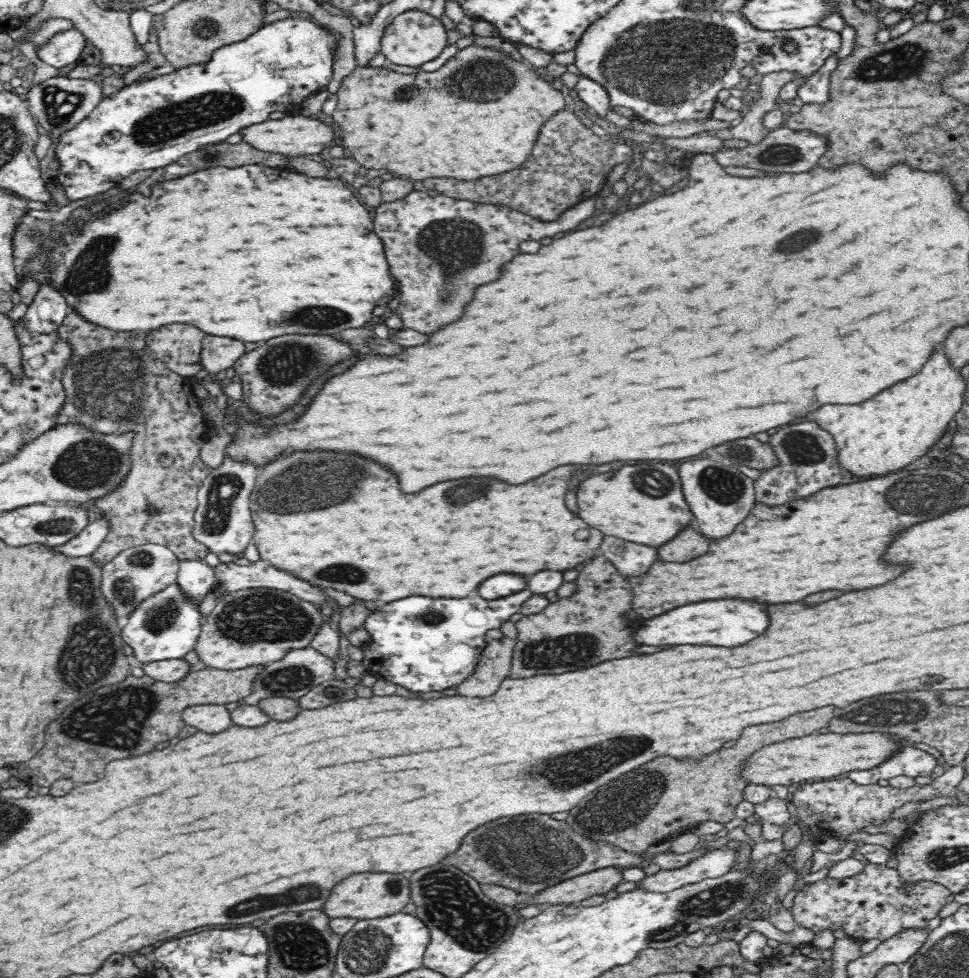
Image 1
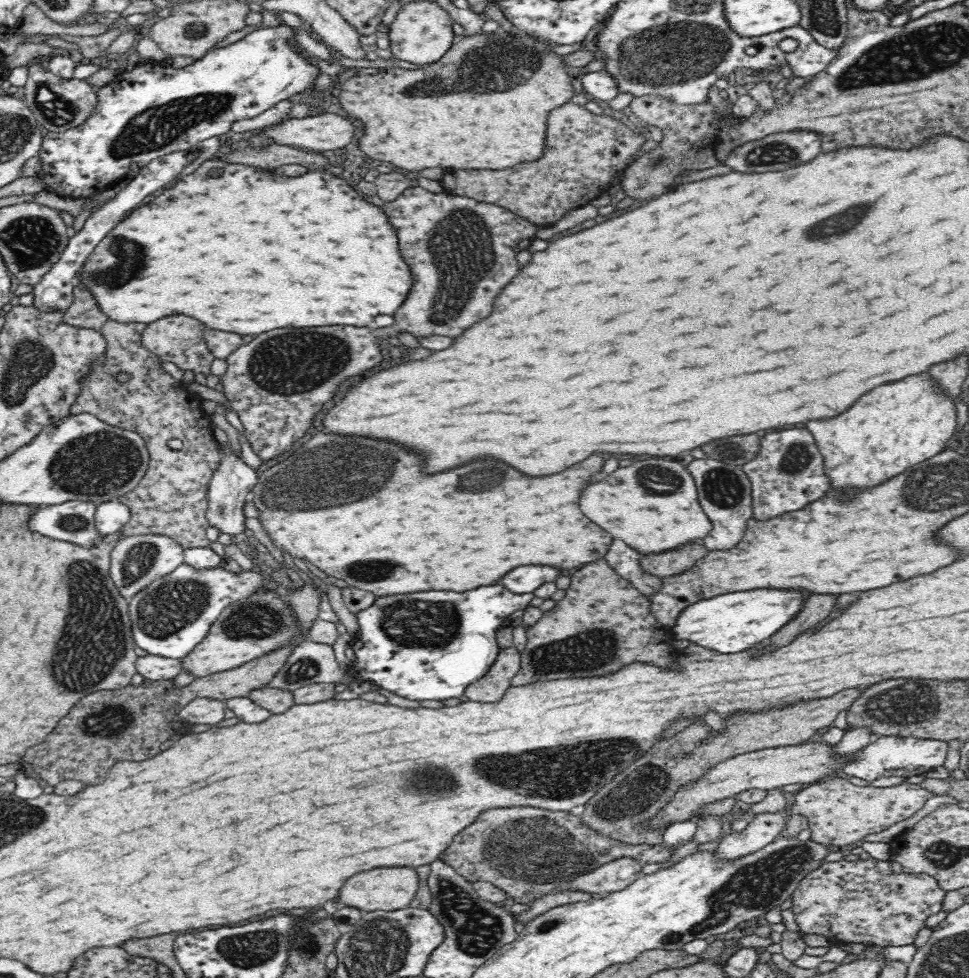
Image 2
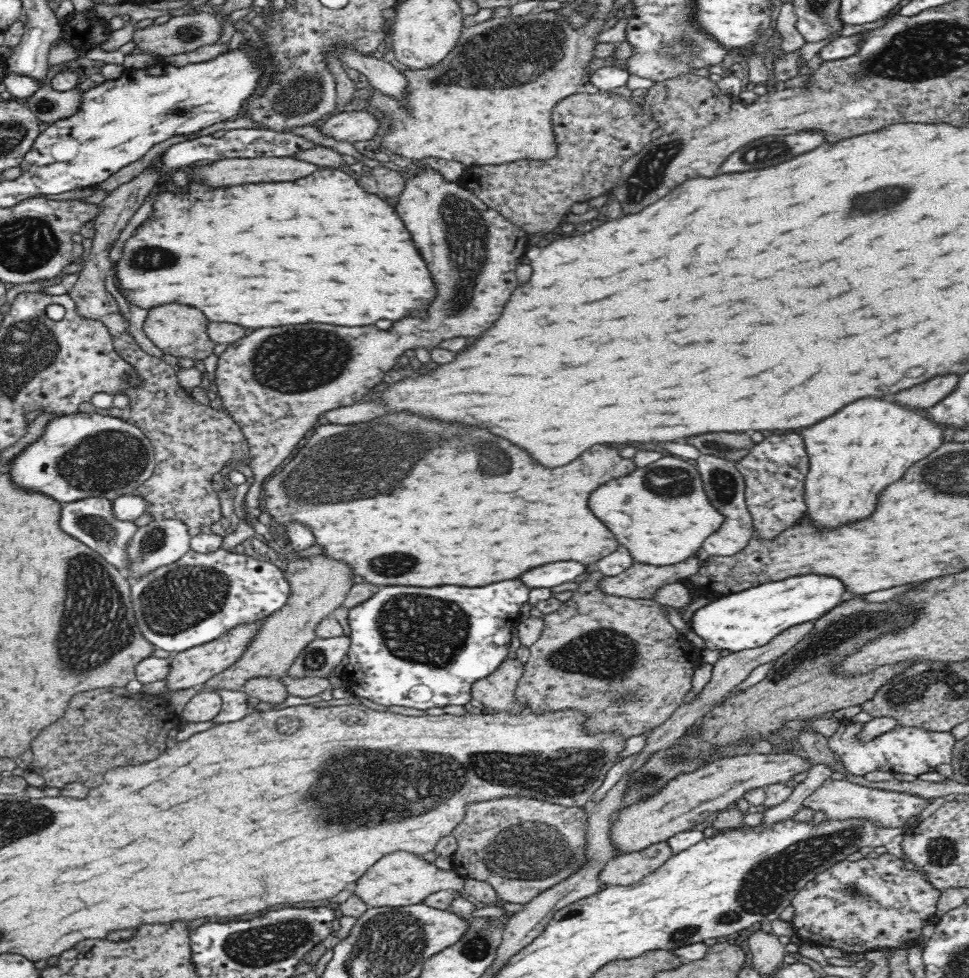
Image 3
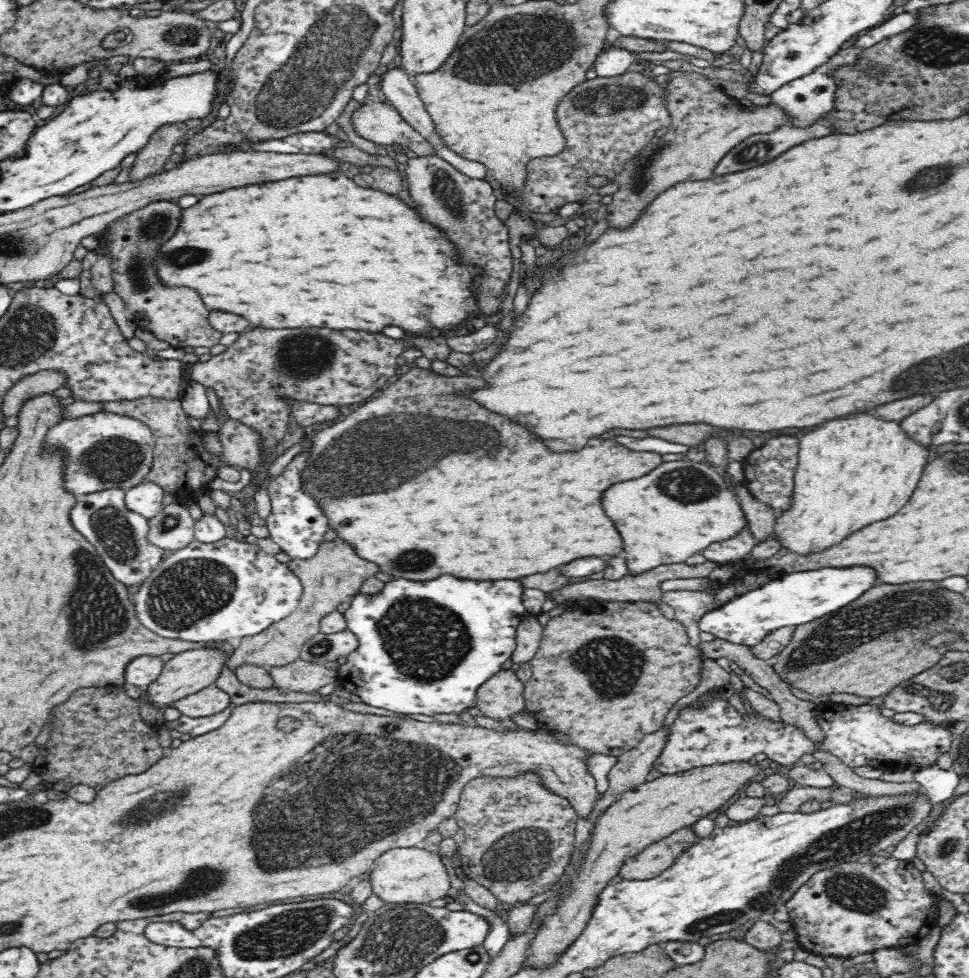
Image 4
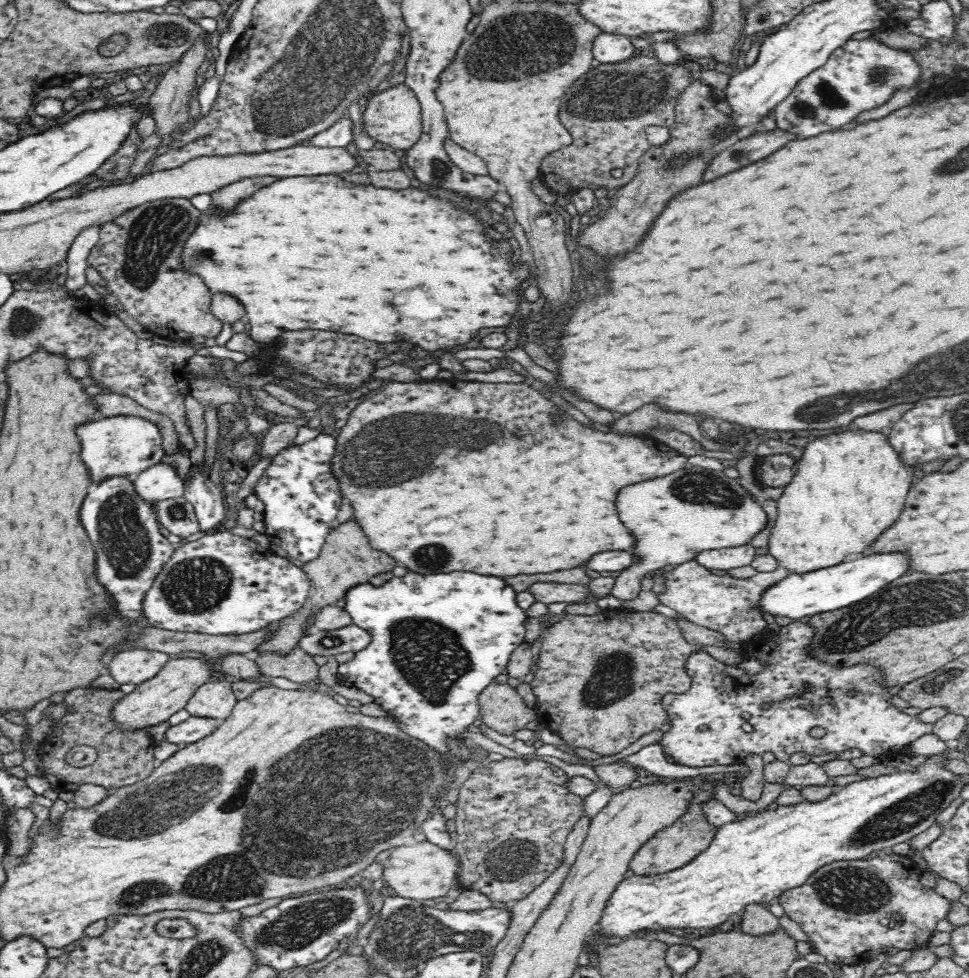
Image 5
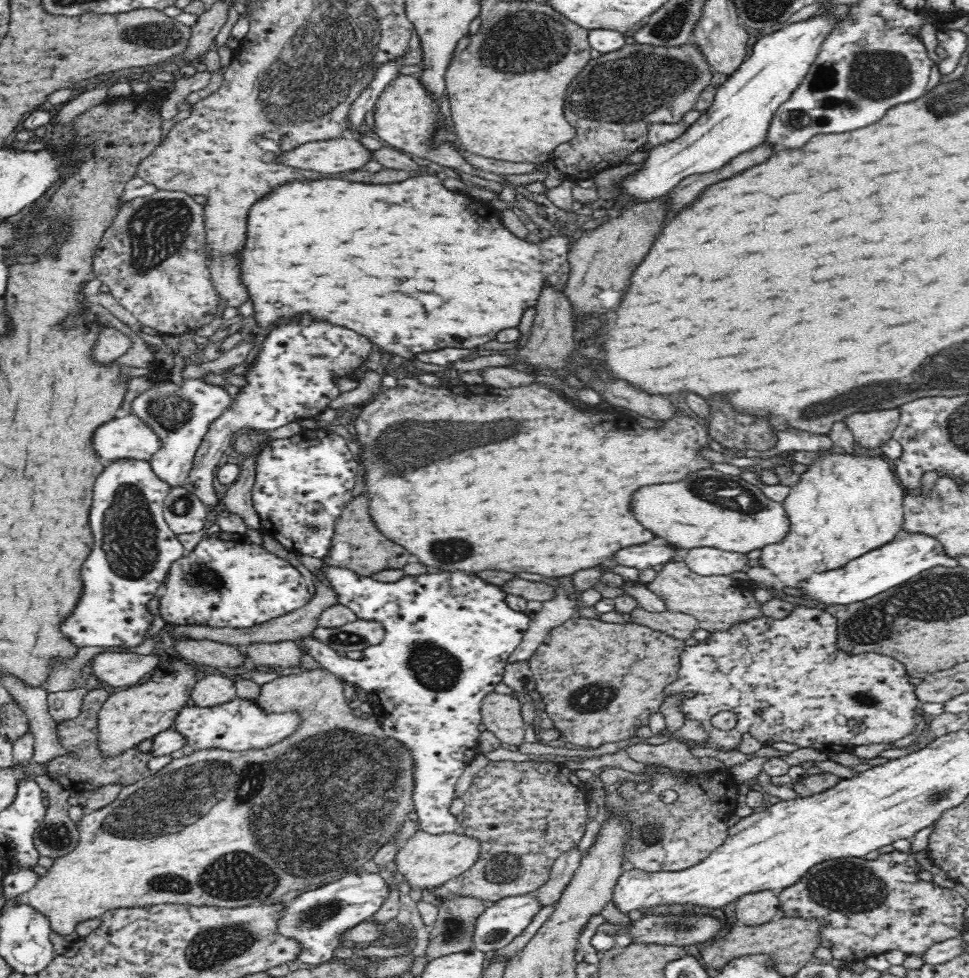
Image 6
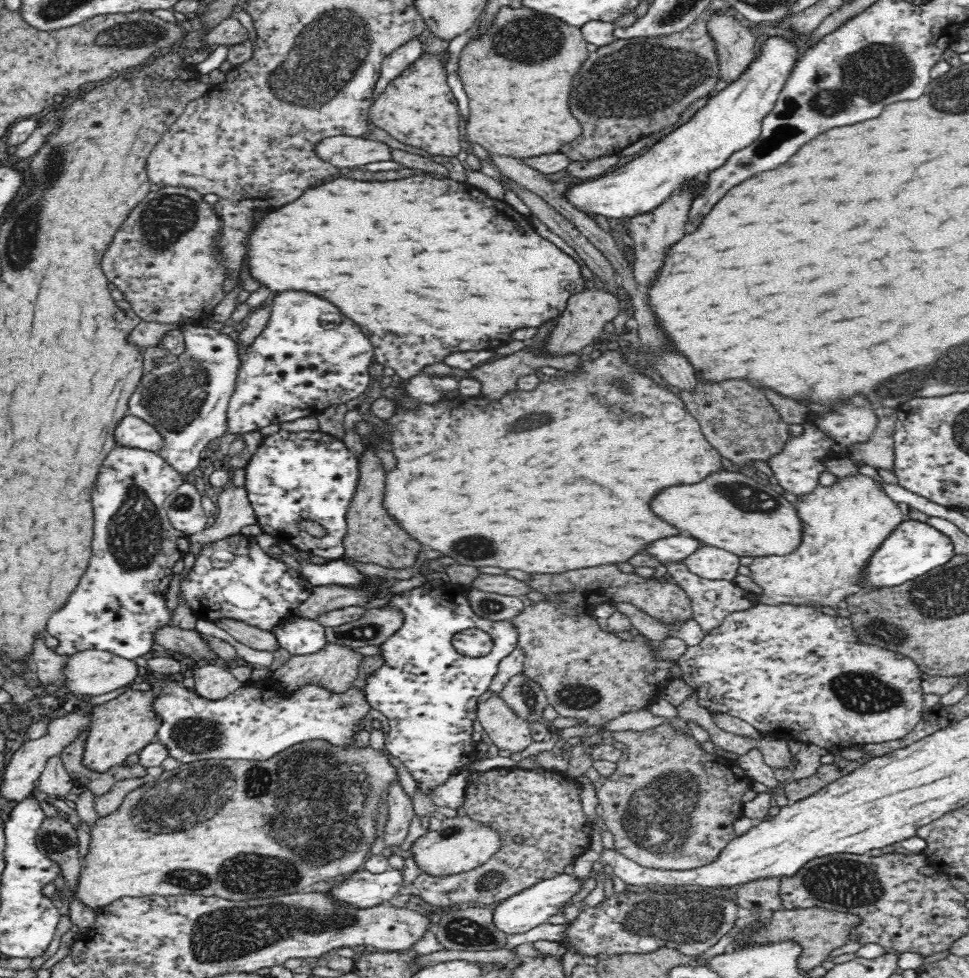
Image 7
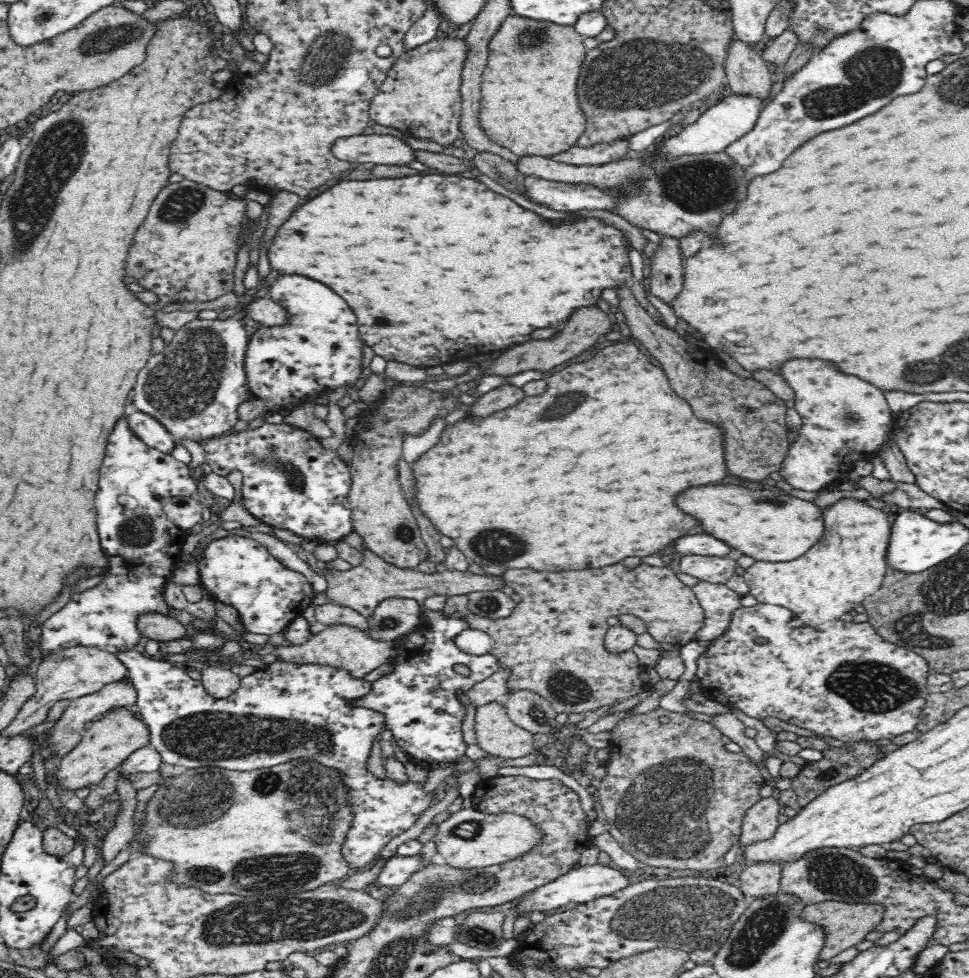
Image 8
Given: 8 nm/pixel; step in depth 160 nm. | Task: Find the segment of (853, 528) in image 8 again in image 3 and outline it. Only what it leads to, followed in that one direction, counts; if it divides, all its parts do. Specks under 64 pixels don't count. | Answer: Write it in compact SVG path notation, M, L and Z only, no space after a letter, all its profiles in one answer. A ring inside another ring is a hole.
M862 398L834 416L802 428L810 470L805 480L808 516L816 526L838 528L868 518L884 486L902 478L914 462L926 458L944 443L944 428L930 420L927 409L906 409L882 398Z

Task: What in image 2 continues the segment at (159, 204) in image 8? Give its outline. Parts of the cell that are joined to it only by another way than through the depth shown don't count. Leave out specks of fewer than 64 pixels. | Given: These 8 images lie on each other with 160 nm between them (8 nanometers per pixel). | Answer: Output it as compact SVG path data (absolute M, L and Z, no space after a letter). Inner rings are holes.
M166 316L146 326L141 334L142 344L162 361L172 362L183 370L192 370L196 374L209 375L214 357L204 342L204 324L190 316Z

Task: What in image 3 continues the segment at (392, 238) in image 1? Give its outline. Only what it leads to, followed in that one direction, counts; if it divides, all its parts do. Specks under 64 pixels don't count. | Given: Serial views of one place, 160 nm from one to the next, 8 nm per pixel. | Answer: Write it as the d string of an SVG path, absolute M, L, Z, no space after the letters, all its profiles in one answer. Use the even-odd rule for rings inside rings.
M419 170L413 178L407 179L405 186L396 202L398 216L402 216L402 222L406 224L418 252L422 252L436 286L436 298L430 304L426 318L408 316L406 320L394 322L390 330L378 330L374 326L338 328L326 324L262 328L229 344L217 360L214 374L217 394L246 437L250 453L248 461L255 476L255 482L246 493L243 503L247 516L257 513L264 478L270 476L274 468L290 456L306 432L316 426L319 416L332 408L350 406L356 400L362 400L370 388L380 384L384 373L394 366L404 350L434 348L440 344L440 340L482 334L500 318L504 304L518 286L516 266L528 250L528 234L525 230L484 204L472 191L458 187L455 181L447 181L438 172Z

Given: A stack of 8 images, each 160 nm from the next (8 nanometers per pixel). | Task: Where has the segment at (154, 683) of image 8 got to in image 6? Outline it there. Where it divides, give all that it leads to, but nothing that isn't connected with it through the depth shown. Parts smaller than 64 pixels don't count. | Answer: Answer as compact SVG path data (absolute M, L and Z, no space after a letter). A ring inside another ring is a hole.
M236 697L230 702L210 708L186 706L178 713L172 727L187 738L187 751L202 750L212 746L224 750L250 750L250 748L266 748L280 742L296 730L298 722L300 722L298 713L266 715L254 701Z

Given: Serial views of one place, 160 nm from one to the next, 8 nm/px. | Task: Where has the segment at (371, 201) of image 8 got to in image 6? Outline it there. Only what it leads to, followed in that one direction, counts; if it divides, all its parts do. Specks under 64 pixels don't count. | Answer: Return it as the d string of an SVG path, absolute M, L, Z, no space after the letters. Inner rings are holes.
M416 176L408 178L400 184L360 184L360 182L346 182L338 178L320 178L320 180L302 180L302 182L290 182L278 186L274 192L258 200L254 208L248 212L248 230L246 230L246 246L240 252L240 276L242 284L246 284L250 300L254 304L256 324L267 332L270 326L283 325L282 320L294 318L298 314L308 314L314 320L330 322L330 324L342 324L366 338L376 347L382 347L392 354L402 354L404 359L412 360L418 352L432 352L442 348L476 348L496 338L496 334L504 328L516 328L520 324L520 318L528 306L534 306L542 284L552 284L556 290L564 290L570 264L566 260L568 248L574 238L574 233L564 233L557 237L550 236L550 240L544 240L540 244L532 244L526 240L516 238L510 234L504 224L500 222L500 214L494 212L494 222L490 216L490 206L486 208L484 202L476 204L468 196L460 196L456 192L450 192L442 186L442 182L434 176Z

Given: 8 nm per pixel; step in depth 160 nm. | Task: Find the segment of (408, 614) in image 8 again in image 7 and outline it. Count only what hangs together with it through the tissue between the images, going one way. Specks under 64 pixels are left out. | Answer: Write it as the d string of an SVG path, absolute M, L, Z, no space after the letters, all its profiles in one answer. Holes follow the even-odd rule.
M388 607L365 609L362 618L340 626L323 628L328 643L348 648L379 646L402 626L402 613Z

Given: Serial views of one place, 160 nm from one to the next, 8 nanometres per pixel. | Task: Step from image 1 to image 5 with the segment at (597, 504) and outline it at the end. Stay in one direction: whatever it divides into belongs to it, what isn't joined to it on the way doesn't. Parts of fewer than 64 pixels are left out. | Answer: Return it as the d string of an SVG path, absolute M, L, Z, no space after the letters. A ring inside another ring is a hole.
M688 463L683 468L686 470L686 476L682 476L682 482L680 472L674 472L666 478L630 484L622 488L622 492L618 492L616 508L620 520L626 524L626 528L630 528L630 534L636 538L634 564L630 564L626 570L616 575L616 582L611 591L611 595L621 601L634 600L641 592L641 583L646 576L656 575L665 569L689 562L706 550L742 547L751 542L767 523L760 503L746 493L746 489L738 484L738 480L726 477L722 470L710 470Z

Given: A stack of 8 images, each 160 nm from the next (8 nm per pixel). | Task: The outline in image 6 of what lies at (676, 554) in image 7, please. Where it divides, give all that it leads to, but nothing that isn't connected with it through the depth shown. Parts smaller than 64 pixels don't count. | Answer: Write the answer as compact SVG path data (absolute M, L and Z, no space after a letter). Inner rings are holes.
M662 542L658 546L656 544L642 544L642 546L624 548L612 560L616 564L620 564L620 566L636 568L638 571L644 570L645 568L659 569L661 566L670 563L670 560L676 556L676 551Z

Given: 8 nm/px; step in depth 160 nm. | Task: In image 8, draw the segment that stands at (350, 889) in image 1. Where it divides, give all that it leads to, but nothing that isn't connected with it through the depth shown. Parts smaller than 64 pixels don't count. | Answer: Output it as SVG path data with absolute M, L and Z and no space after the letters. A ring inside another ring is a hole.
M473 807L461 808L458 812L454 811L444 820L444 823L439 824L436 833L432 836L436 853L444 857L446 865L461 869L486 868L508 862L508 860L524 855L524 852L528 852L528 848L536 846L540 840L542 840L542 833L538 831L538 827L532 821L524 816L512 813L482 813L482 811L476 811Z

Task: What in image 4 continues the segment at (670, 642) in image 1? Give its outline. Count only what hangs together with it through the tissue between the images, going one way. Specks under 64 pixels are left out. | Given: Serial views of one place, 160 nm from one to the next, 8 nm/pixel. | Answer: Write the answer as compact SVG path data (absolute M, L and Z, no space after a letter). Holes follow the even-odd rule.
M821 568L793 572L773 578L761 588L736 596L716 609L702 614L698 620L701 632L708 632L732 644L753 647L760 644L768 633L782 626L800 626L825 614L837 611L864 595L876 582L872 568Z

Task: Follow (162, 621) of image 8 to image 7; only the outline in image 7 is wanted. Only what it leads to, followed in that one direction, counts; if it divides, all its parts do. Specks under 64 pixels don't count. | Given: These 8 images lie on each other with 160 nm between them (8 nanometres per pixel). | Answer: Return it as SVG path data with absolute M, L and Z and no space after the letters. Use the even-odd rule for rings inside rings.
M166 625L155 632L155 642L166 651L189 657L193 661L212 661L220 658L208 646L202 634L194 629L185 630L174 625Z

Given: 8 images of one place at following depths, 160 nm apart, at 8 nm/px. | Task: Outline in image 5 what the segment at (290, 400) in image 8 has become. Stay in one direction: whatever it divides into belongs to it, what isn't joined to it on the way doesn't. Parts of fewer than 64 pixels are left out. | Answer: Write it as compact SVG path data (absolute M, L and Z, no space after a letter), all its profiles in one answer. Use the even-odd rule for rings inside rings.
M193 465L187 476L191 476L191 482L185 488L184 496L193 504L200 534L217 533L225 521L226 512L221 487L212 484L206 475L206 468L201 465Z

